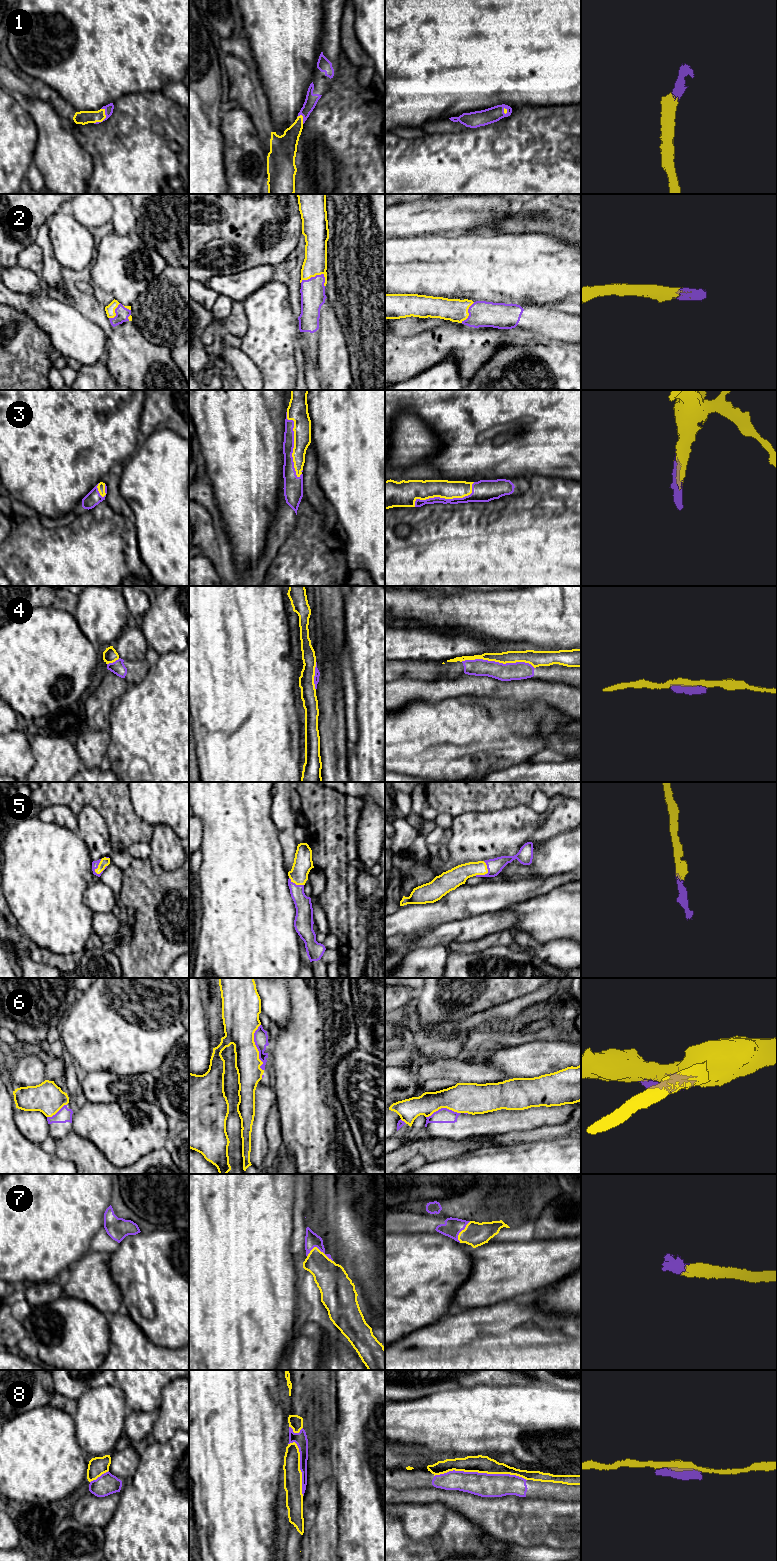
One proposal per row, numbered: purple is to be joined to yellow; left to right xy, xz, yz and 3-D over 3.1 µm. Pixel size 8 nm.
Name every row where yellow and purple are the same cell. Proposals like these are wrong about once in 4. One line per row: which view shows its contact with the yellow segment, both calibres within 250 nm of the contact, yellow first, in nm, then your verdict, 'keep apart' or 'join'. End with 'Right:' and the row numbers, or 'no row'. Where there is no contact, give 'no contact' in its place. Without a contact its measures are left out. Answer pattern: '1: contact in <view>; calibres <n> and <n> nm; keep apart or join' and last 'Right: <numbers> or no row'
1: contact in xy; calibres 110 and 70 nm; join
2: contact in xz; calibres 190 and 190 nm; join
3: contact in xz; calibres 150 and 110 nm; join
4: contact in yz; calibres 110 and 140 nm; keep apart
5: contact in xy; calibres 70 and 50 nm; join
6: contact in xz; calibres 280 and 110 nm; keep apart
7: contact in xz; calibres 260 and 120 nm; join
8: contact in yz; calibres 140 and 190 nm; keep apart
Right: 1, 2, 3, 5, 7

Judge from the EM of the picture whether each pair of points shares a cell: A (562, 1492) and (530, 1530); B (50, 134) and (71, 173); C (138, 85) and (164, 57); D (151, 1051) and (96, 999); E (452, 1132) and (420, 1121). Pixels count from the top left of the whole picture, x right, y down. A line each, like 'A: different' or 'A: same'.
A: different
B: same
C: same
D: same
E: different

